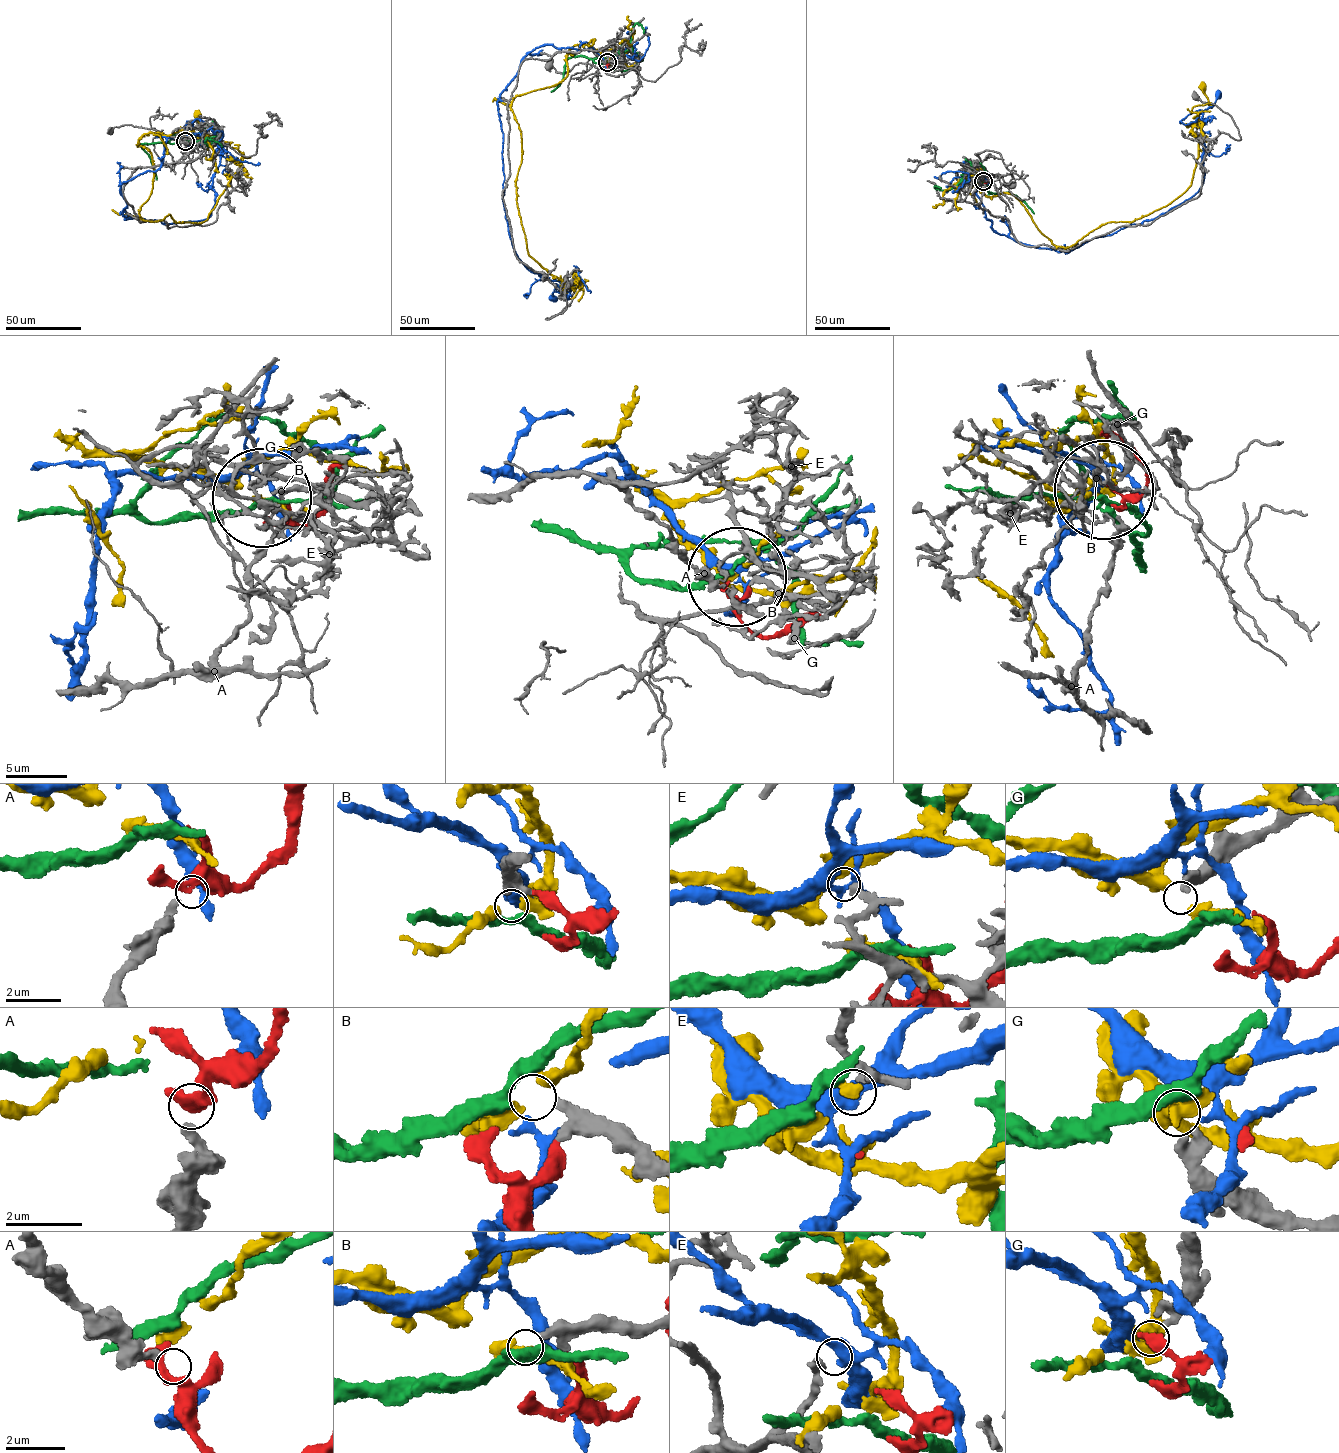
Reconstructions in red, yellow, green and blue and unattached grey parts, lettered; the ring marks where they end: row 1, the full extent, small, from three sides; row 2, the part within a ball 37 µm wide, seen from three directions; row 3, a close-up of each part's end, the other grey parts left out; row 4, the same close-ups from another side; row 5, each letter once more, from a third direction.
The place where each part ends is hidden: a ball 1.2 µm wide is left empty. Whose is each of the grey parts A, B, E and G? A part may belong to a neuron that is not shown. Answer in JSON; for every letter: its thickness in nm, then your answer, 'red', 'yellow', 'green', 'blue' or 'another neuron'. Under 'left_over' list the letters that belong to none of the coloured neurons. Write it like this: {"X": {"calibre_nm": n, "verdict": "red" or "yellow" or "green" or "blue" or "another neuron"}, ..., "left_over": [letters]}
{"A": {"calibre_nm": 240, "verdict": "red"}, "B": {"calibre_nm": 240, "verdict": "green"}, "E": {"calibre_nm": 190, "verdict": "another neuron"}, "G": {"calibre_nm": 320, "verdict": "another neuron"}, "left_over": ["E", "G"]}

